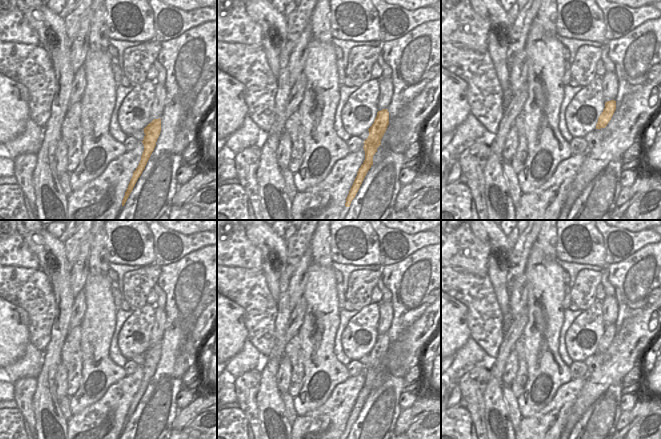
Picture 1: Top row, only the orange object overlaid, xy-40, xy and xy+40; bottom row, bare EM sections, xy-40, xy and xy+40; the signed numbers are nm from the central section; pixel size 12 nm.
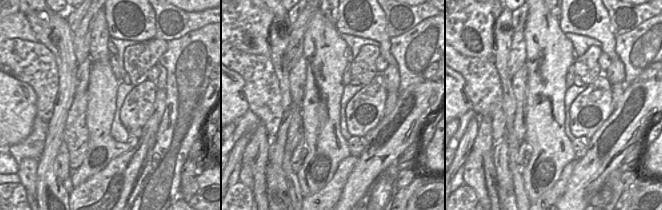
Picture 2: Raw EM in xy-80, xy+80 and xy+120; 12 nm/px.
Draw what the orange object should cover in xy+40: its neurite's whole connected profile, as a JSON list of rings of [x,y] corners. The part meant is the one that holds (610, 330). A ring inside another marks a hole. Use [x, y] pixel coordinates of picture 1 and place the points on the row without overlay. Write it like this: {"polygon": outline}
{"polygon": [[[615,324],[605,326],[605,332],[598,342],[596,353],[605,352],[609,345],[611,344],[615,334],[616,334]]]}

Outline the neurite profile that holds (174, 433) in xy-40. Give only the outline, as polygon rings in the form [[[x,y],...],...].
[[[172,429],[168,434],[168,439],[195,439],[187,435],[182,429]]]

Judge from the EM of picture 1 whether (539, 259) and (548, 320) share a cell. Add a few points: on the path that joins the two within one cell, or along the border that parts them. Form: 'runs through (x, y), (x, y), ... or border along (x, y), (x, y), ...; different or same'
runs through (543, 274), (545, 305); same

